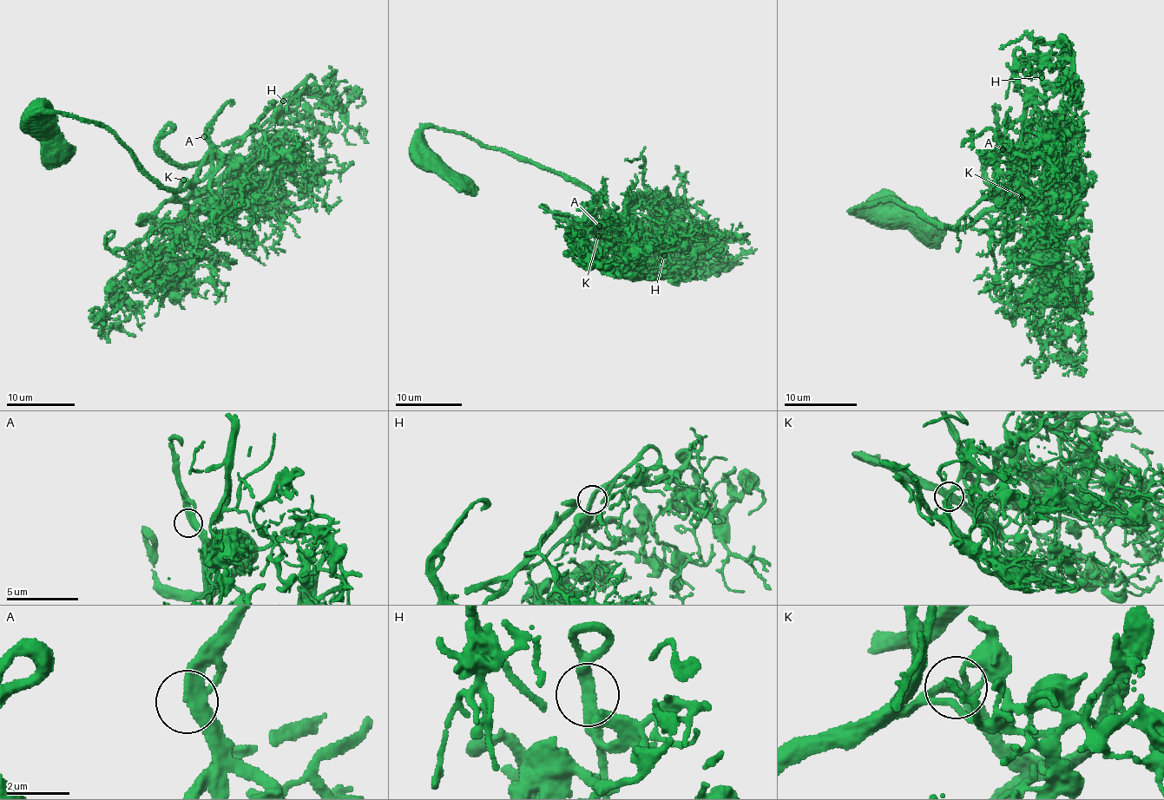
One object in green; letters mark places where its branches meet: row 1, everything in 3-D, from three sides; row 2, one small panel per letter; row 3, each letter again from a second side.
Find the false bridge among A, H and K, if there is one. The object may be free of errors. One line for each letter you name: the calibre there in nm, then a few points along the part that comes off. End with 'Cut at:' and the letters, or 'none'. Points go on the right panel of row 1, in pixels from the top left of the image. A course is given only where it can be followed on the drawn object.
Cut at: none

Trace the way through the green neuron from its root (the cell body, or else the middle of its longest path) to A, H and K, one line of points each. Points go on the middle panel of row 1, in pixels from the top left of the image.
A: (424, 156), (429, 155), (425, 128), (462, 133), (587, 186), (608, 222), (603, 226), (608, 228), (599, 226)
H: (424, 156), (429, 155), (425, 128), (462, 133), (587, 186), (608, 220), (636, 230), (647, 252), (663, 254)
K: (424, 156), (429, 148), (423, 130), (445, 128), (577, 180), (589, 189), (602, 215), (598, 237)

